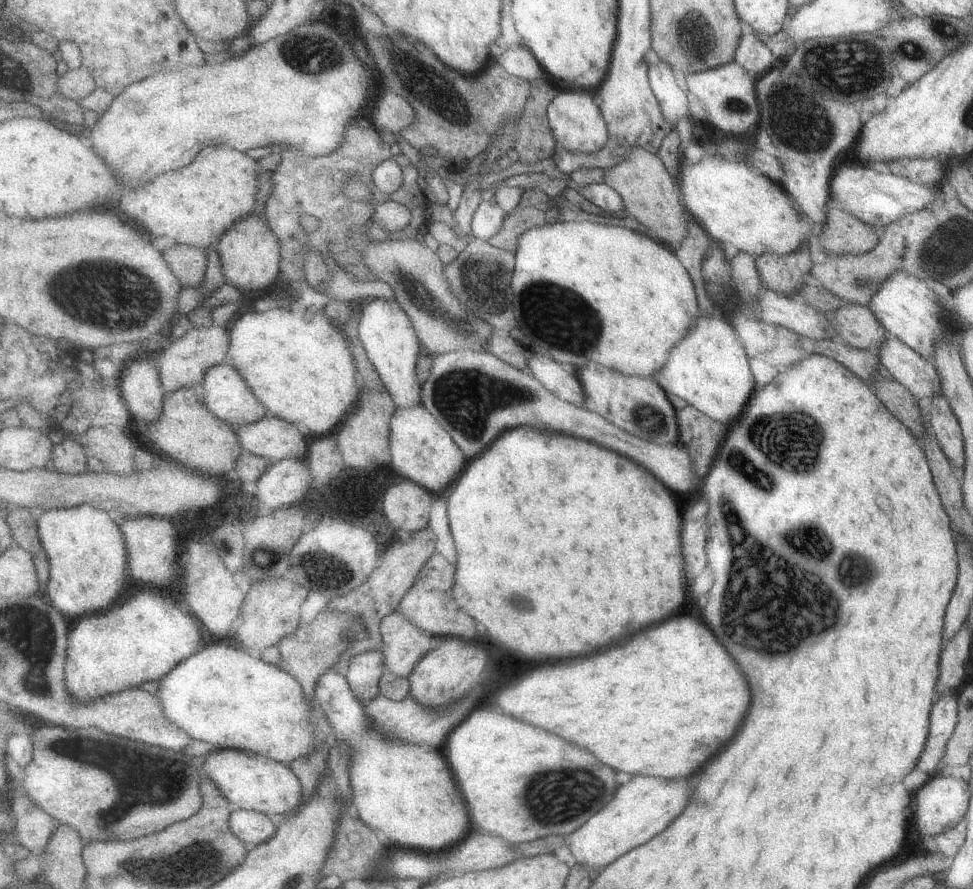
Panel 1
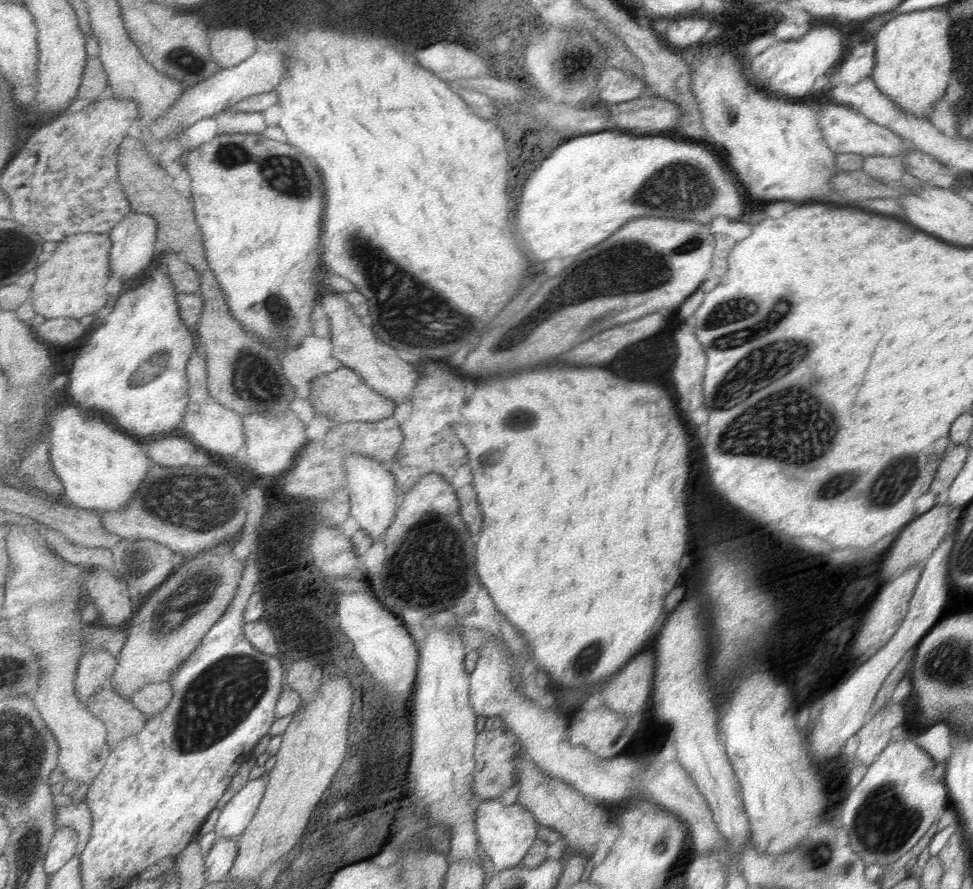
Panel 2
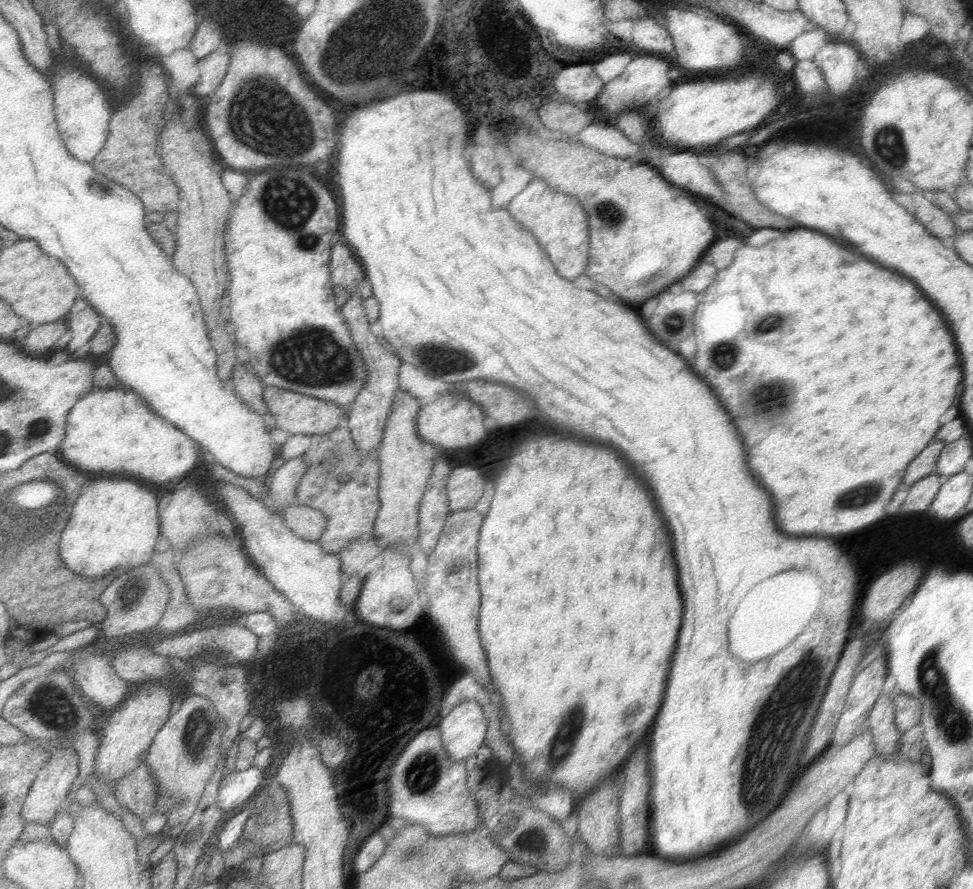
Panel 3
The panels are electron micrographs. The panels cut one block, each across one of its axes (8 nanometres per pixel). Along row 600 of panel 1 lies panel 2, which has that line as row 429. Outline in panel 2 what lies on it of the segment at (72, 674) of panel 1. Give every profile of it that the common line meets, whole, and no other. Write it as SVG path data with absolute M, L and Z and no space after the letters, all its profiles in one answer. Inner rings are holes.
M157 262L157 270L149 270L135 290L127 288L119 296L111 316L97 324L69 372L69 392L81 408L105 414L111 424L141 436L143 442L173 434L189 404L187 362L201 342L195 342L185 326L177 296L177 286ZM137 372L147 372L147 378L137 378Z

